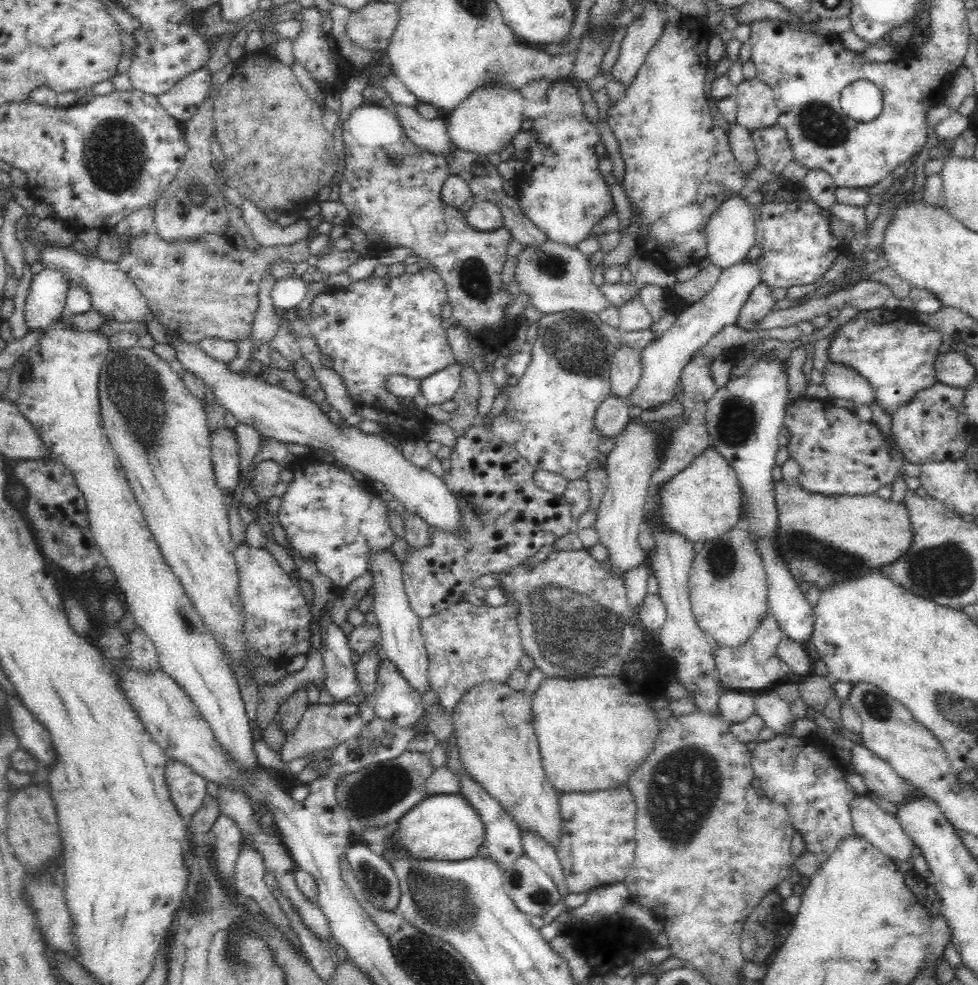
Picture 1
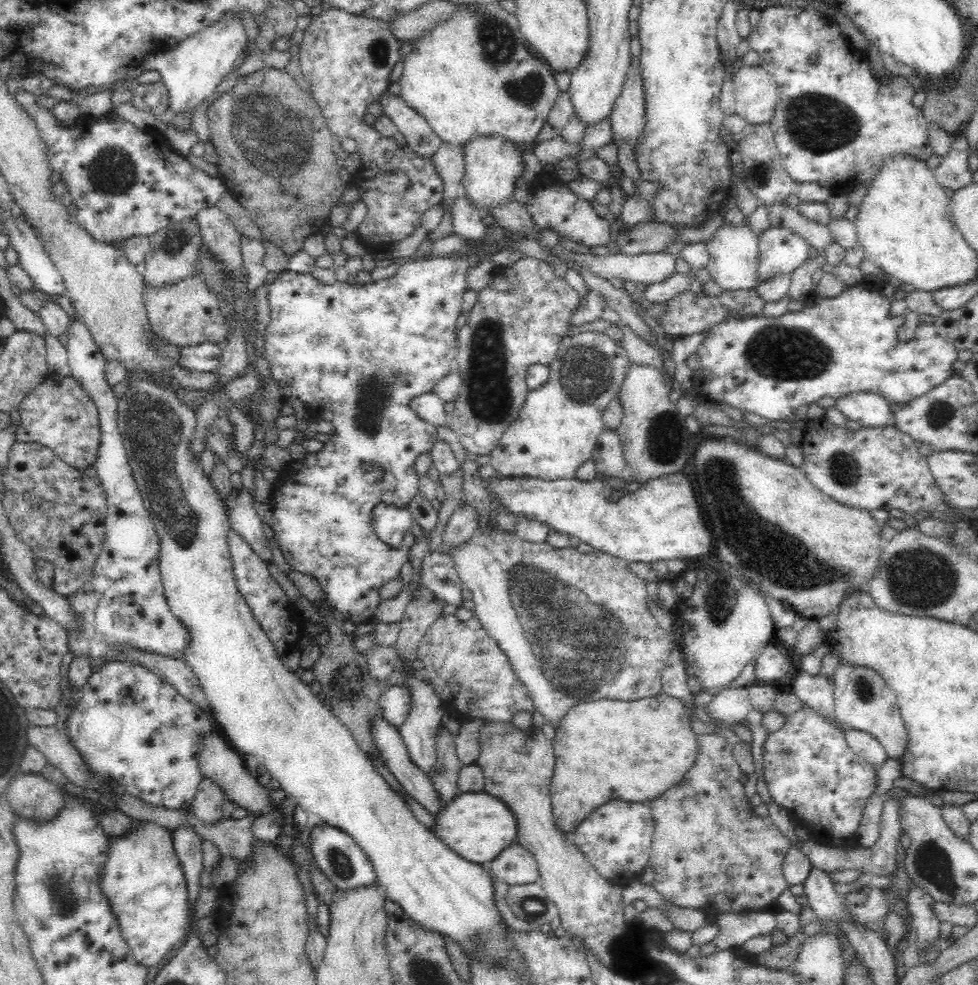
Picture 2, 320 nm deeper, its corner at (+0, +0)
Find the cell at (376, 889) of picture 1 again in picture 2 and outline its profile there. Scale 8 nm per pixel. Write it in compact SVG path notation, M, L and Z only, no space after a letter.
M316 823L310 828L308 850L312 855L311 862L316 865L316 869L322 871L322 874L326 875L338 890L377 882L374 867L367 854L358 846L354 838L331 824Z

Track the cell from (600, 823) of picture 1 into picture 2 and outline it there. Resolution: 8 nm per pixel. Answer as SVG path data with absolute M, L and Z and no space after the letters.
M616 799L600 805L588 818L578 824L577 829L570 834L571 841L586 857L586 860L597 870L602 878L615 885L625 887L630 881L638 879L641 872L649 866L651 846L653 845L654 817L648 803L628 802Z

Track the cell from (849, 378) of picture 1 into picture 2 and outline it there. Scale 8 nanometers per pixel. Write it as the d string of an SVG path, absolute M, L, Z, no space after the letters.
M857 392L841 396L835 400L835 407L846 416L847 420L855 420L862 428L874 429L894 425L892 405L881 394Z

